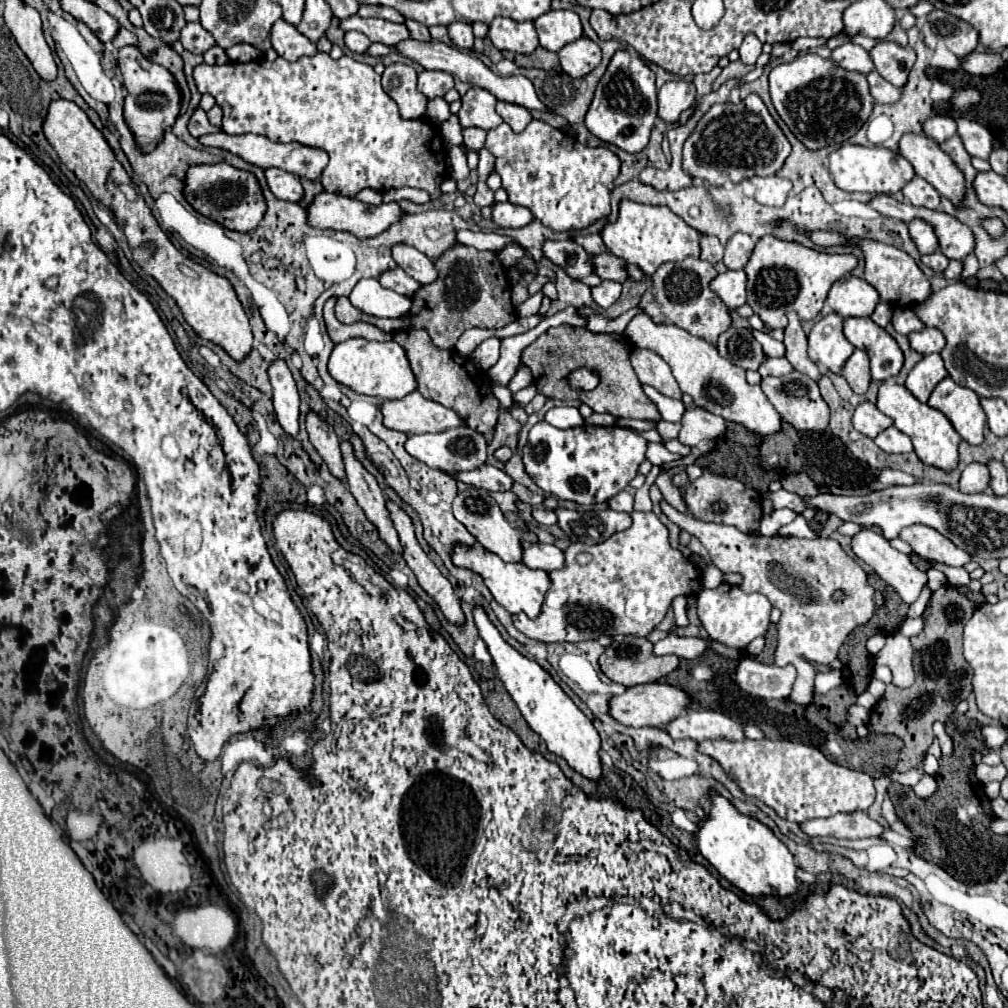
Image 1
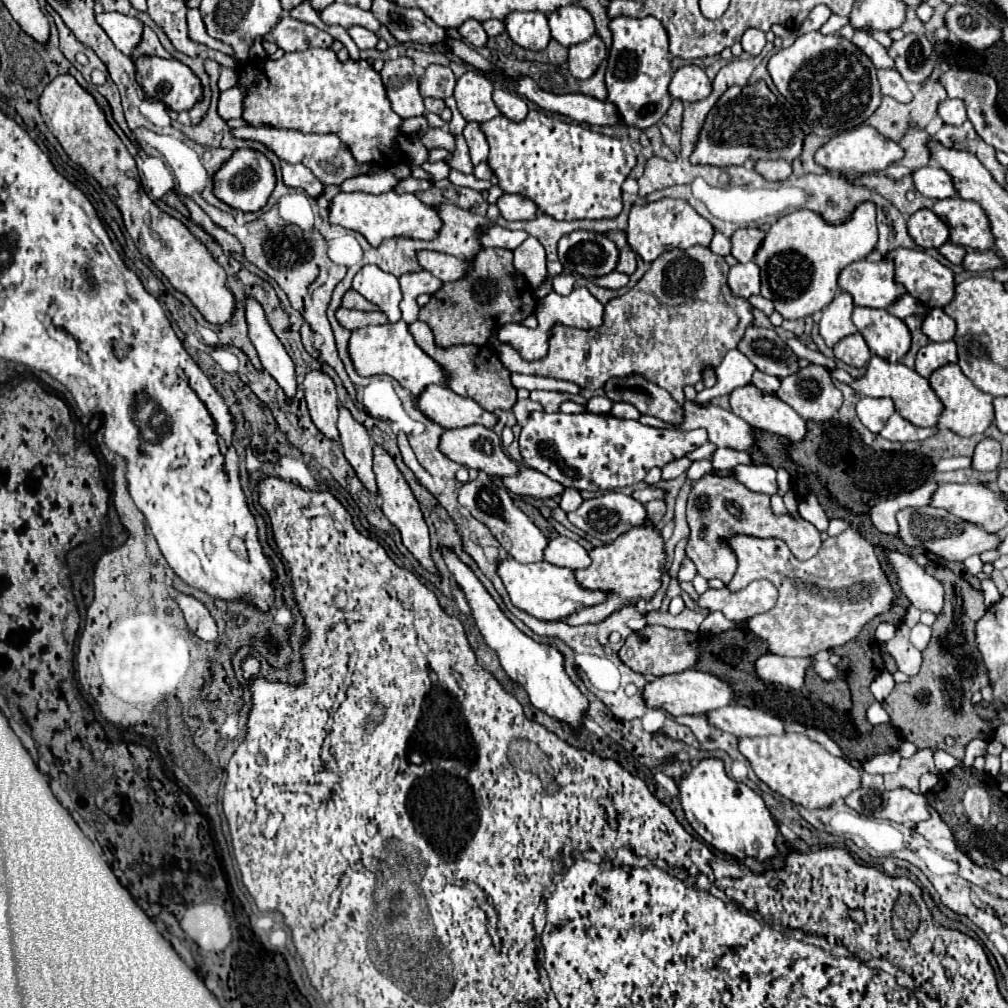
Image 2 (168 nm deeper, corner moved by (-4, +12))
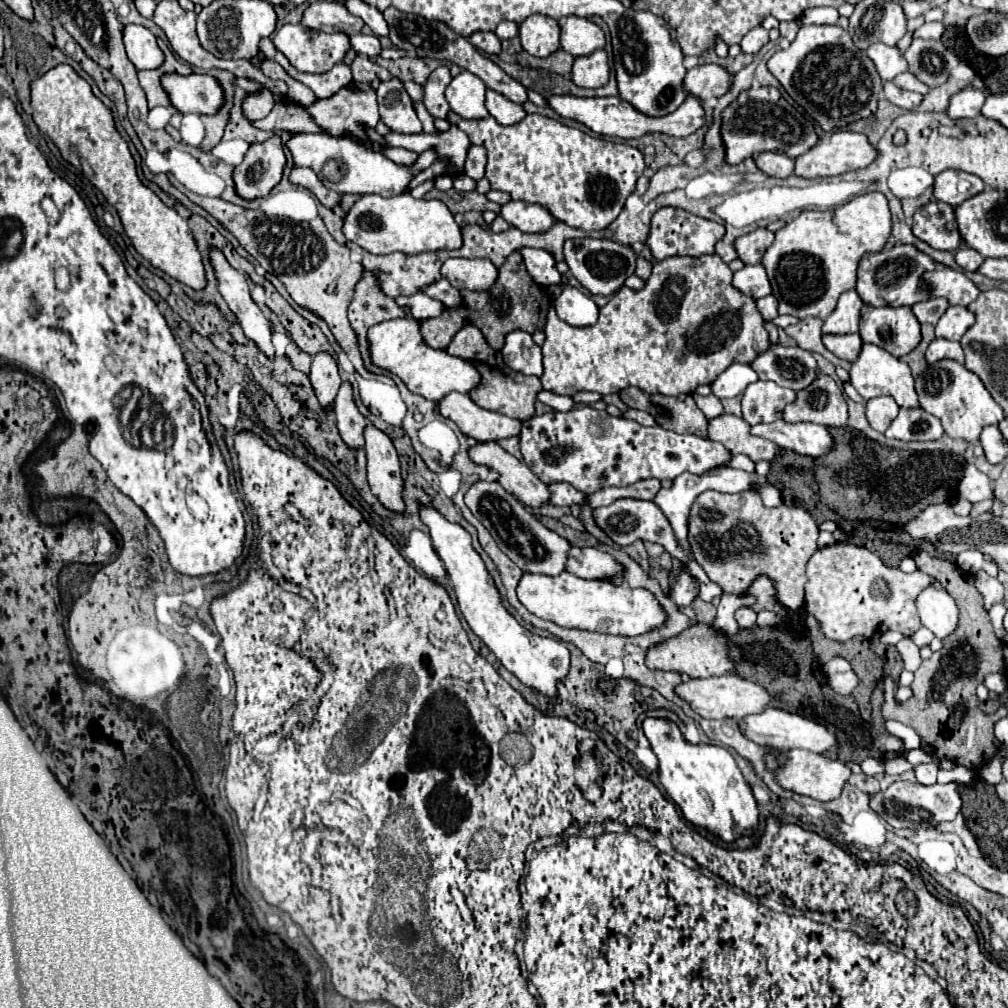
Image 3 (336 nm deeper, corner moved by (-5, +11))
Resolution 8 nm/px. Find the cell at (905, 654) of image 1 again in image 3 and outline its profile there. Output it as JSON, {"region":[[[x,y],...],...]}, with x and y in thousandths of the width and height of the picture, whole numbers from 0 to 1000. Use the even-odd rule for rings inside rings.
{"region":[[[895,633],[889,643],[891,643],[891,647],[893,647],[895,655],[897,655],[897,663],[903,665],[903,667],[909,667],[913,663],[913,659],[915,659],[913,643],[903,633]]]}

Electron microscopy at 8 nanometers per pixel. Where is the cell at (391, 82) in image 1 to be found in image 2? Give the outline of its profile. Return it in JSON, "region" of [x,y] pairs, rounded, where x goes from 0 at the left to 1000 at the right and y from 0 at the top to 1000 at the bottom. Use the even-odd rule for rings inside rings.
{"region":[[[396,57],[382,61],[378,76],[384,96],[388,98],[388,106],[396,116],[406,118],[412,114],[422,114],[420,94],[416,92],[416,74],[410,68],[410,59]]]}

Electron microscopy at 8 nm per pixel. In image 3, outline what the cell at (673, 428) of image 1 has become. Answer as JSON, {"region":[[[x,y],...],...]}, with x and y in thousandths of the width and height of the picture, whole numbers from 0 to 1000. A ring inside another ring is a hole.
{"region":[[[712,252],[694,256],[669,254],[651,260],[641,284],[637,288],[627,288],[621,284],[615,286],[607,298],[595,306],[595,313],[589,323],[563,323],[552,313],[550,304],[546,304],[540,331],[538,383],[540,387],[556,393],[569,393],[579,387],[613,391],[625,383],[635,385],[641,391],[687,391],[694,381],[706,381],[712,371],[728,359],[746,361],[748,355],[760,349],[764,343],[758,315],[750,306],[750,298],[726,284],[726,268]]]}

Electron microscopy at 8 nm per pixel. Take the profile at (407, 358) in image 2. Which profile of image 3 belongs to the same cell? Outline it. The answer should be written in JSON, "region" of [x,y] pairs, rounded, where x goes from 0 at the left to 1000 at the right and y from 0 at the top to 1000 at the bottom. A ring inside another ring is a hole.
{"region":[[[407,313],[371,321],[365,327],[365,335],[367,335],[367,353],[369,353],[369,359],[373,363],[393,371],[405,383],[407,389],[417,391],[423,397],[437,399],[442,391],[446,391],[450,387],[464,391],[478,377],[476,369],[472,367],[472,363],[466,357],[446,353],[442,347],[427,345],[421,339],[419,331],[417,331],[417,319],[407,315]]]}

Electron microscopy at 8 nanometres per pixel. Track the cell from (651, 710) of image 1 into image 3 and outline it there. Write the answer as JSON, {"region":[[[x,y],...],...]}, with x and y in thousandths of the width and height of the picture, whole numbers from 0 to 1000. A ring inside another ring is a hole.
{"region":[[[720,669],[714,673],[698,673],[698,675],[683,675],[671,683],[671,688],[681,696],[685,696],[690,708],[708,714],[716,714],[716,712],[736,714],[744,708],[756,708],[766,696],[766,690],[754,679],[738,675],[732,669]]]}

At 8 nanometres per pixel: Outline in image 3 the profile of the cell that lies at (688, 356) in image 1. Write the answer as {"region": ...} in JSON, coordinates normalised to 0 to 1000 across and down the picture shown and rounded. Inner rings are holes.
{"region":[[[770,417],[766,421],[750,421],[744,425],[748,433],[760,435],[772,440],[778,446],[786,446],[796,452],[813,454],[827,444],[827,435],[819,423],[806,419],[782,421],[778,417]]]}

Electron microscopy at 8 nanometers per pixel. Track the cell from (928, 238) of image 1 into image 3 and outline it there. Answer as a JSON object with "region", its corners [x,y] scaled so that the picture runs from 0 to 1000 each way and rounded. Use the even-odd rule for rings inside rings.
{"region":[[[923,200],[911,206],[907,212],[905,230],[929,248],[946,250],[954,242],[954,234],[946,216],[946,206],[938,200]]]}

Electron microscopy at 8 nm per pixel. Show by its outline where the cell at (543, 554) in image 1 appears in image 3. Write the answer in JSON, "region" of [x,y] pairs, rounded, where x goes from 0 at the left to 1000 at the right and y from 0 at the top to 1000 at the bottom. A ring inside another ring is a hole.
{"region":[[[567,544],[563,548],[563,567],[581,575],[601,575],[619,571],[619,562],[593,544]]]}

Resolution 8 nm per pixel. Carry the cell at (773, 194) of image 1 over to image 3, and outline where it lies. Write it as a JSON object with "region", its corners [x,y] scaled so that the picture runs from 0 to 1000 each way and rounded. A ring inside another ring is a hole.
{"region":[[[754,151],[750,155],[750,165],[762,175],[782,177],[786,173],[788,159],[784,159],[780,153],[772,153],[772,151]]]}

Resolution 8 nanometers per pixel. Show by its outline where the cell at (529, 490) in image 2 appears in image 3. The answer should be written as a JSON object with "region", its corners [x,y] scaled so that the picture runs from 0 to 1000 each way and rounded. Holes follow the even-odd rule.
{"region":[[[558,478],[558,480],[548,480],[546,482],[548,486],[548,494],[546,494],[546,500],[552,500],[552,502],[567,502],[567,500],[581,500],[581,490],[571,486],[569,482]]]}

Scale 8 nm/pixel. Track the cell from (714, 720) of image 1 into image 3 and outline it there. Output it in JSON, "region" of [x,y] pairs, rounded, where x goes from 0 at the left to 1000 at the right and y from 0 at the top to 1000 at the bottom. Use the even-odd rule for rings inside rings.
{"region":[[[762,702],[758,708],[750,708],[750,710],[742,710],[738,712],[738,728],[740,732],[744,732],[750,738],[758,738],[758,740],[768,740],[768,742],[798,742],[810,748],[817,748],[821,744],[829,744],[831,742],[831,734],[829,730],[815,718],[792,710],[792,708],[784,708],[772,702]]]}

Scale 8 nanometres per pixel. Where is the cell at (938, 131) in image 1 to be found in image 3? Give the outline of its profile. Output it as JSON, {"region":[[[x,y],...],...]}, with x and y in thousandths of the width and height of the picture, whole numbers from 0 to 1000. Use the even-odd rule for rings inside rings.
{"region":[[[956,87],[950,93],[946,93],[942,97],[942,105],[940,105],[940,115],[944,119],[950,117],[968,117],[972,113],[972,107],[978,99],[978,89],[976,87]]]}

